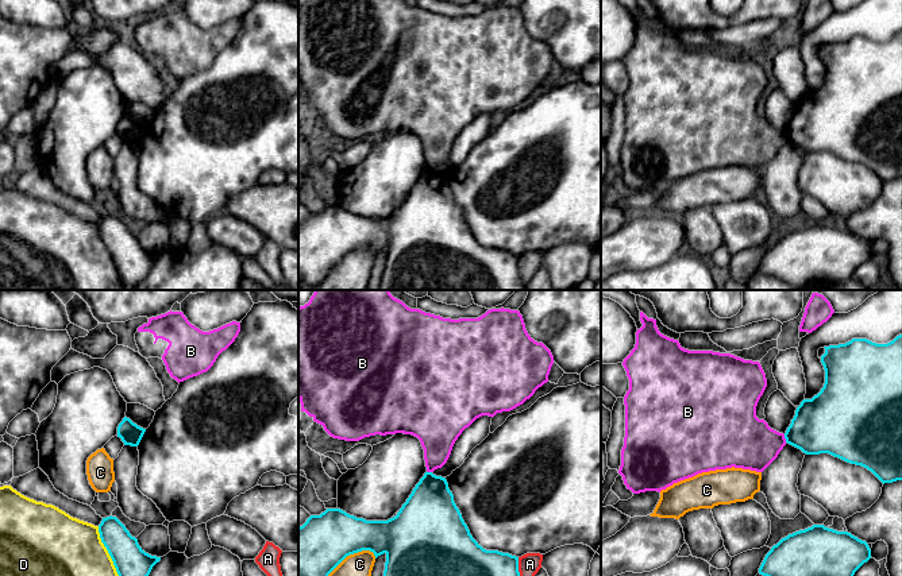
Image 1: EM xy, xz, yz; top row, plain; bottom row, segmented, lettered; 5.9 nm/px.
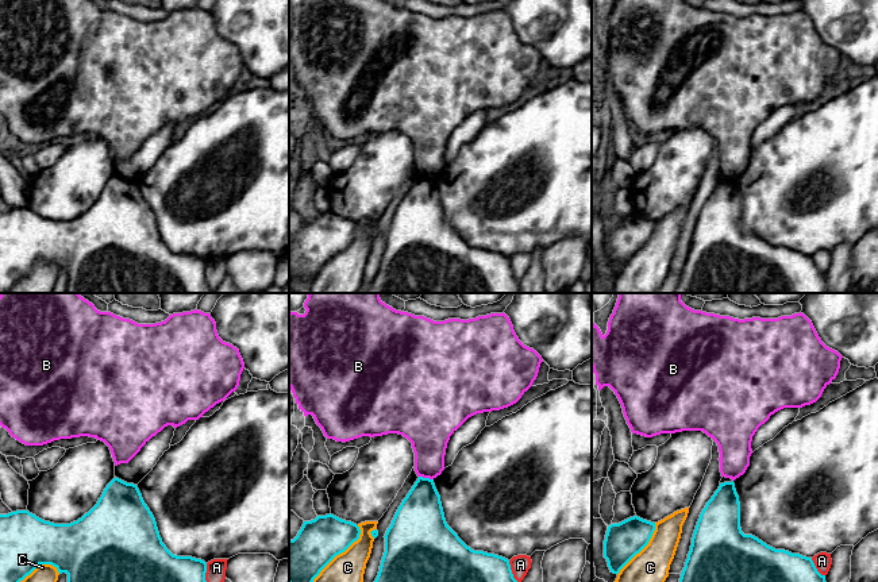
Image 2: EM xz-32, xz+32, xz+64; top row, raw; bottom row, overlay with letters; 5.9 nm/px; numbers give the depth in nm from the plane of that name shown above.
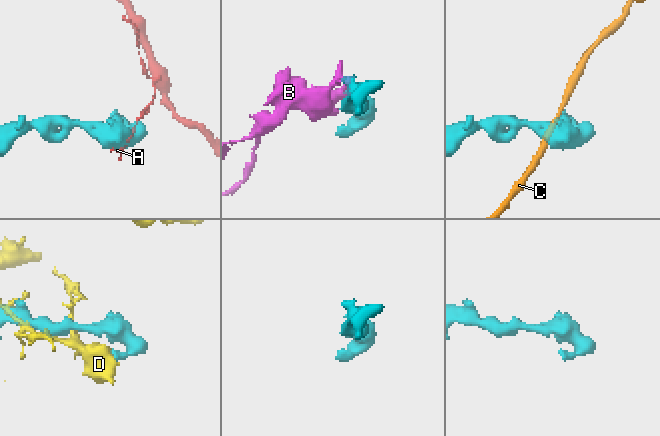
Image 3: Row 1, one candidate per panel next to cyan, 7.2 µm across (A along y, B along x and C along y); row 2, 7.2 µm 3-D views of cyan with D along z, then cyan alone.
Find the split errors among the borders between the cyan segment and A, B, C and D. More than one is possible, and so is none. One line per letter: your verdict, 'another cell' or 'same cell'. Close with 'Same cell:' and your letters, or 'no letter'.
A: another cell
B: another cell
C: another cell
D: another cell
Same cell: no letter

